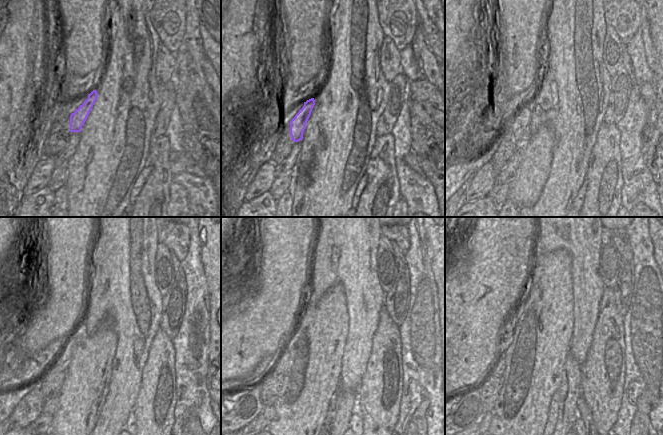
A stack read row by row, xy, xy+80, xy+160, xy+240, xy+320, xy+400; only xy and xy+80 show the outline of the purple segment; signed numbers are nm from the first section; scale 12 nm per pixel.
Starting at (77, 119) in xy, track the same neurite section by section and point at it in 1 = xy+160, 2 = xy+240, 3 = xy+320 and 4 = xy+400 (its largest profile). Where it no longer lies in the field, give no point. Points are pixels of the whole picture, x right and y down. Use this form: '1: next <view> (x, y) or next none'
1: next xy+160 (521, 119)
2: next xy+240 (63, 359)
3: next xy+320 (280, 362)
4: next xy+400 (499, 367)

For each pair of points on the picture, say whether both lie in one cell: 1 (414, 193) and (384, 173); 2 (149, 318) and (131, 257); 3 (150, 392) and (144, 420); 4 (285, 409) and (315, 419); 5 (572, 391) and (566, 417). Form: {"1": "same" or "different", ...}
{"1": "different", "2": "same", "3": "same", "4": "same", "5": "same"}

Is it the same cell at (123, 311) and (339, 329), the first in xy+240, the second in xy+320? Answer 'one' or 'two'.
two

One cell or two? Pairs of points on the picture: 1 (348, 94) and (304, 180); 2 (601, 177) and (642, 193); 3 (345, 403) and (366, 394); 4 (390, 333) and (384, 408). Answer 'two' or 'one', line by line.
1: two
2: two
3: two
4: one

